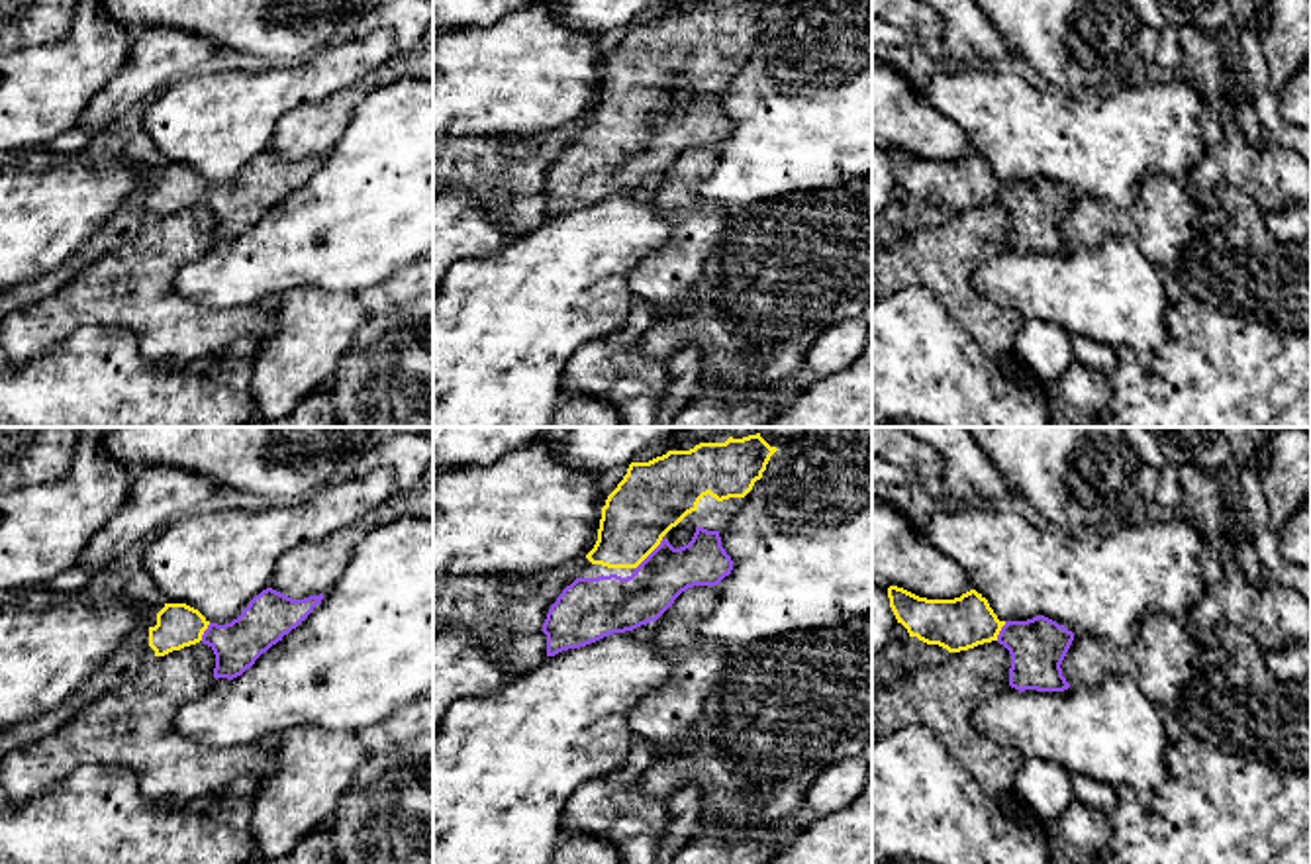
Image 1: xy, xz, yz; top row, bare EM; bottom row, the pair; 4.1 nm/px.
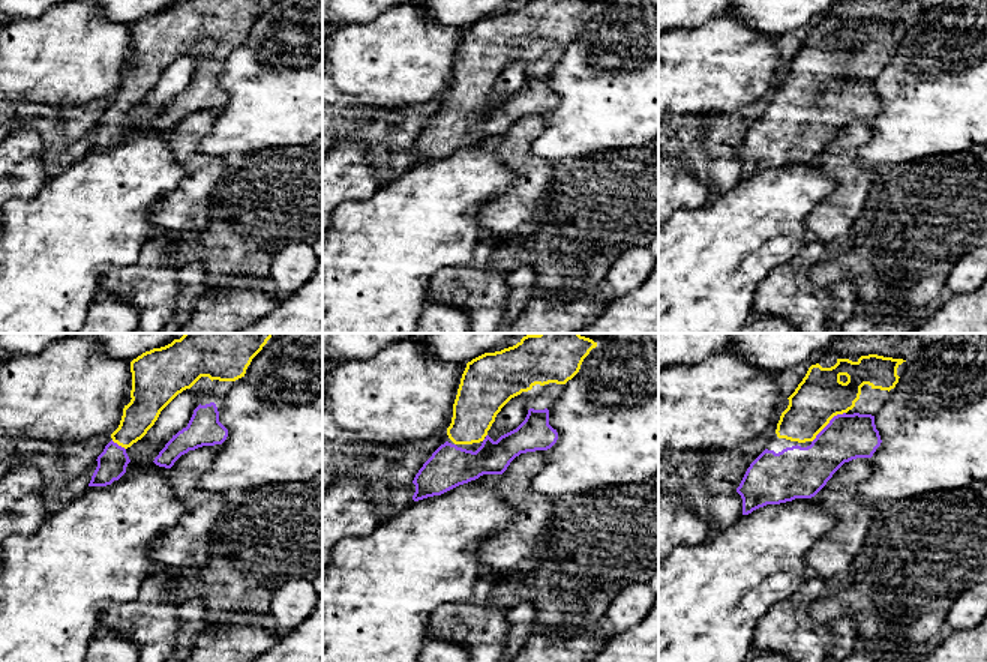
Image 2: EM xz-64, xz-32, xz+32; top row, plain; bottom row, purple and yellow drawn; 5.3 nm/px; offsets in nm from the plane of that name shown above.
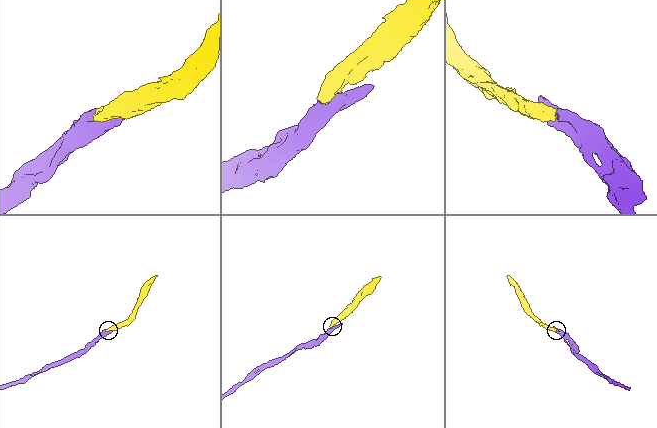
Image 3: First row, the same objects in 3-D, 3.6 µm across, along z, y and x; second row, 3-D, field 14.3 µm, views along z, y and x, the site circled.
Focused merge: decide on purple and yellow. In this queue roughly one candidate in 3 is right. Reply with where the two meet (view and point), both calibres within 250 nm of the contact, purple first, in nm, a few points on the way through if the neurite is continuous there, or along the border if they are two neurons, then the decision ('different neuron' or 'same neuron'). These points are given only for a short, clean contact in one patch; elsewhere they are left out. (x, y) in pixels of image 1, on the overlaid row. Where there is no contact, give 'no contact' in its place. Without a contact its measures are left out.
contact xz (649, 555); calibres 240 and 300 nm; way xz (614, 604), (649, 569), (649, 555), (649, 508), (655, 496); same neuron

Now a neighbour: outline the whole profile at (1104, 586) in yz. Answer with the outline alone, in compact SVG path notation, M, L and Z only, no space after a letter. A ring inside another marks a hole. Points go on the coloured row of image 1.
M986 504L929 505L925 539L958 562L972 588L988 600L999 621L1044 615L1074 635L1095 637L1113 647L1131 647L1150 613L1186 621L1207 594L1199 562L1203 551L1195 521L1164 519L1121 527L1109 535L1039 529L1015 511Z

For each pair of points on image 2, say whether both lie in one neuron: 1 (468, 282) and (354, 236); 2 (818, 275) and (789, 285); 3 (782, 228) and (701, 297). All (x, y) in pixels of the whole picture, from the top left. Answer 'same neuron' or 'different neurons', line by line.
1: different neurons
2: different neurons
3: same neuron

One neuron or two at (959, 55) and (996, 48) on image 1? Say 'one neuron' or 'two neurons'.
one neuron

